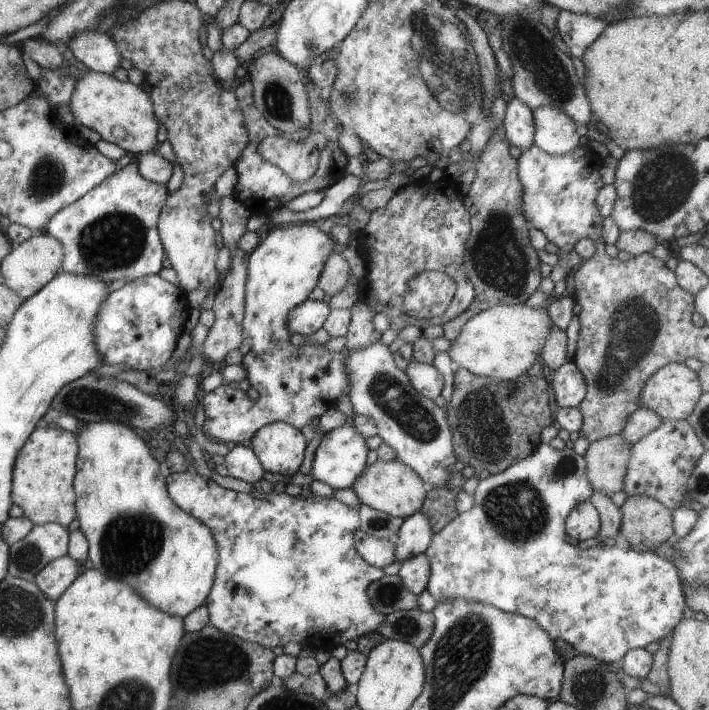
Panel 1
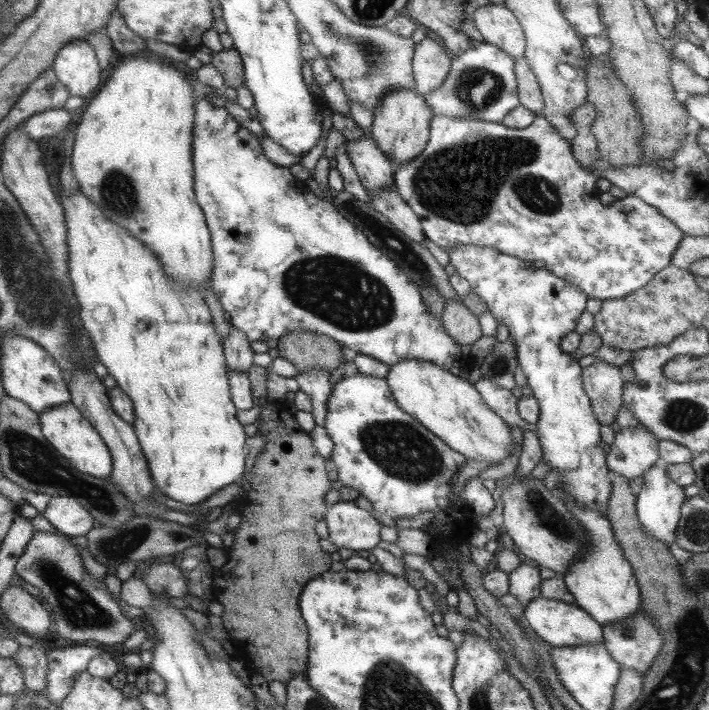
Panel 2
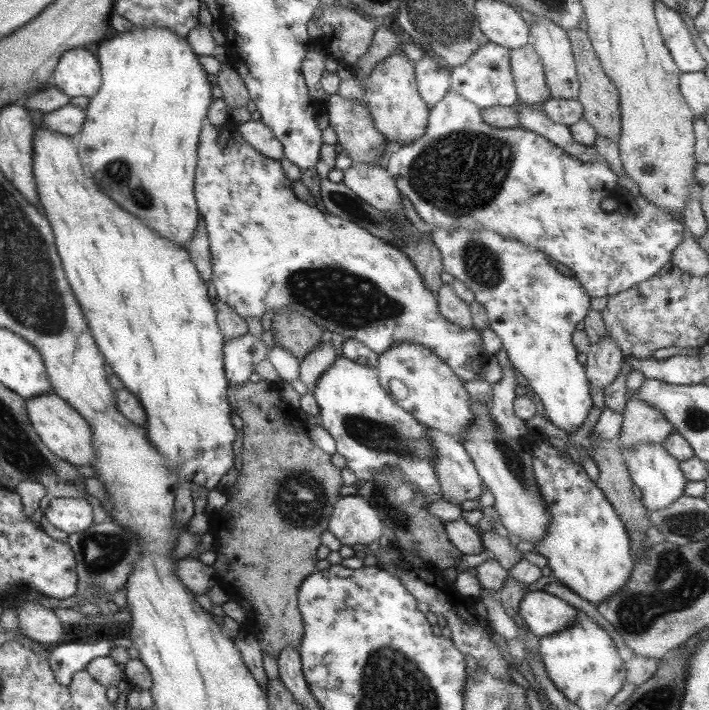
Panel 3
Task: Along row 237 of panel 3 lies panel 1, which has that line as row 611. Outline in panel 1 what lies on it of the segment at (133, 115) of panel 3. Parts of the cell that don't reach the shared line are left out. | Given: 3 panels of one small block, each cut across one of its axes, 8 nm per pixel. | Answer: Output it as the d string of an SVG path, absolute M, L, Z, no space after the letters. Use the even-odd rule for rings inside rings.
M119 422L82 423L83 426L75 434L77 458L72 488L78 528L87 538L87 556L92 568L111 580L131 586L133 592L157 610L182 619L205 602L213 584L218 552L211 532L169 498L165 480L159 472L159 462L149 453L149 448L135 430Z

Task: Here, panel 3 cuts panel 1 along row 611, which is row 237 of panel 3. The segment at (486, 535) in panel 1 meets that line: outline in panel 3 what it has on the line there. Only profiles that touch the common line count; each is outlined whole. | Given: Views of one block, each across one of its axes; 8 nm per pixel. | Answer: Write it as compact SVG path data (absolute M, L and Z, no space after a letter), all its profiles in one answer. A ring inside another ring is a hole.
M451 88L445 92L443 98L431 107L429 112L427 127L425 133L415 138L411 144L407 146L394 147L384 157L383 167L389 173L389 176L395 181L398 191L411 202L416 214L426 223L431 230L435 228L465 228L465 230L491 230L503 238L509 240L519 240L525 246L531 246L532 249L545 252L547 256L557 261L559 264L573 272L573 276L577 282L585 289L590 297L603 298L610 297L618 292L627 290L639 282L647 281L652 278L661 266L665 266L670 262L671 252L677 248L677 244L683 240L683 230L685 226L679 215L671 215L667 213L663 207L651 208L651 214L605 214L601 210L600 202L606 196L609 196L618 189L617 176L609 169L609 164L605 160L597 160L597 162L579 162L575 158L571 158L565 150L561 150L557 145L549 142L535 132L525 130L523 128L507 128L497 129L488 126L482 119L480 108L475 106L473 102L465 100L465 98L451 92Z

